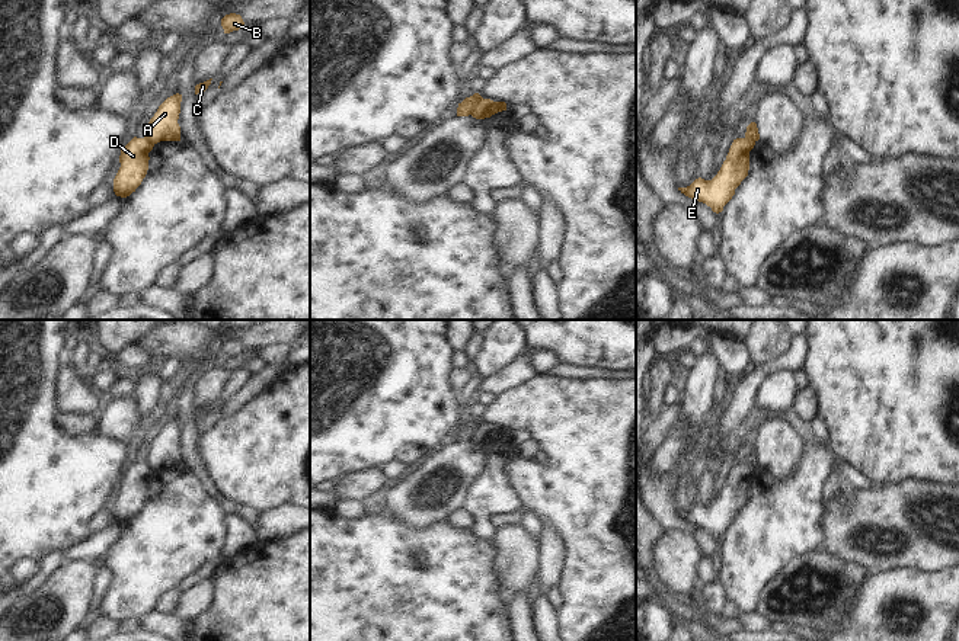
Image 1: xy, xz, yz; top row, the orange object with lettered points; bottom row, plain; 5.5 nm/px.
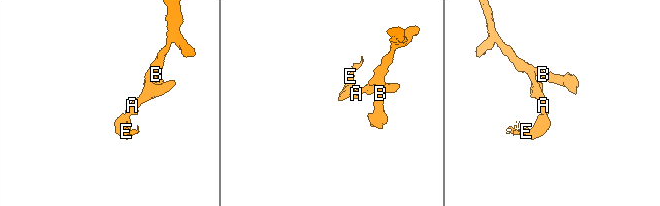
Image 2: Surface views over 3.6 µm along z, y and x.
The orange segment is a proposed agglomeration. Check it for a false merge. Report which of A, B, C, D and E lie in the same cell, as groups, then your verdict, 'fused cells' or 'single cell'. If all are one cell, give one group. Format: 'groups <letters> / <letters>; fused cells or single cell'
groups A B C / D E; fused cells

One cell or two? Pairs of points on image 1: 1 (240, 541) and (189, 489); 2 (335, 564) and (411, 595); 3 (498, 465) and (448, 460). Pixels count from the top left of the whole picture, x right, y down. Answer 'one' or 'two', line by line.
1: two
2: one
3: two

